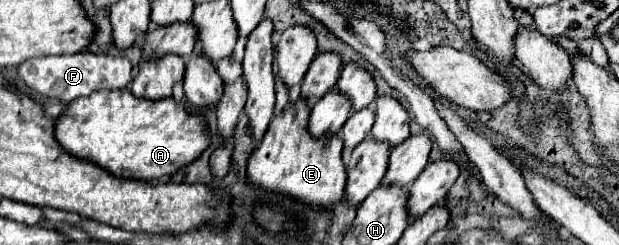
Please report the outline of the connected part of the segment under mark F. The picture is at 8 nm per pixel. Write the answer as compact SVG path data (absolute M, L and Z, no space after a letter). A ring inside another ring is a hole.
M75 53L75 55L59 55L59 57L41 57L41 59L29 59L23 65L19 65L19 77L25 81L25 85L43 95L43 97L55 97L59 101L71 103L77 97L91 95L99 89L123 89L133 81L133 65L127 57L109 57L109 55L95 55L95 53Z

